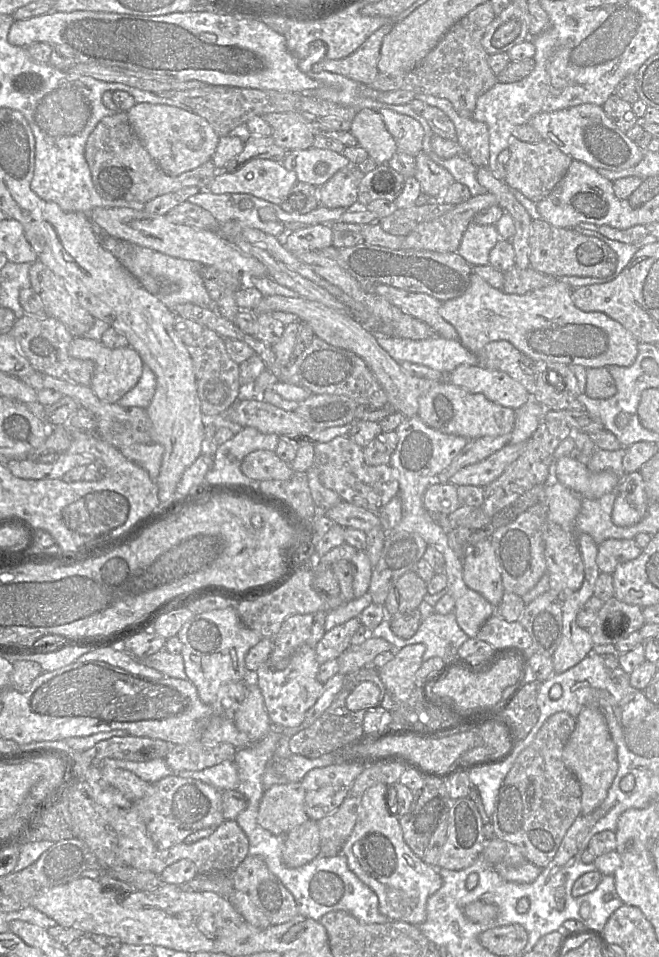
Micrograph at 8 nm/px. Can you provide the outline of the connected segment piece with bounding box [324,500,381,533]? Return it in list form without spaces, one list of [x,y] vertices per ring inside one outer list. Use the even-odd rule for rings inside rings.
[[[344,500],[324,514],[339,526],[358,529],[365,533],[374,527],[381,526],[378,513],[370,512]]]

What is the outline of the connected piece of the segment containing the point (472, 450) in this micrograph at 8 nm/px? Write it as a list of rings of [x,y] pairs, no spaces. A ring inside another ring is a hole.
[[[511,434],[469,439],[467,444],[436,480],[439,482],[449,482],[450,477],[457,471],[468,465],[475,464],[486,459],[503,446],[510,443],[510,440]]]

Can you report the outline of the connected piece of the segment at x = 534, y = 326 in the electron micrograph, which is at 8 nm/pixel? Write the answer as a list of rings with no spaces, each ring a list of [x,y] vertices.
[[[472,272],[467,290],[460,297],[442,303],[439,313],[458,333],[458,340],[470,352],[477,353],[485,345],[497,340],[506,340],[523,354],[535,359],[566,365],[581,365],[588,368],[610,365],[629,367],[638,354],[639,341],[623,327],[602,312],[584,312],[579,310],[572,299],[573,289],[557,279],[549,286],[530,291],[526,294],[508,294],[502,289],[489,285],[476,273]]]

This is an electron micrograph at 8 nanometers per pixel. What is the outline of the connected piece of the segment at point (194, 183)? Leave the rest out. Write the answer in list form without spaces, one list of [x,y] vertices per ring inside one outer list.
[[[118,112],[103,118],[89,135],[85,145],[88,163],[96,191],[106,200],[124,200],[146,203],[153,198],[187,187],[209,191],[218,174],[212,160],[178,176],[166,174],[150,156],[131,127],[127,112]]]

